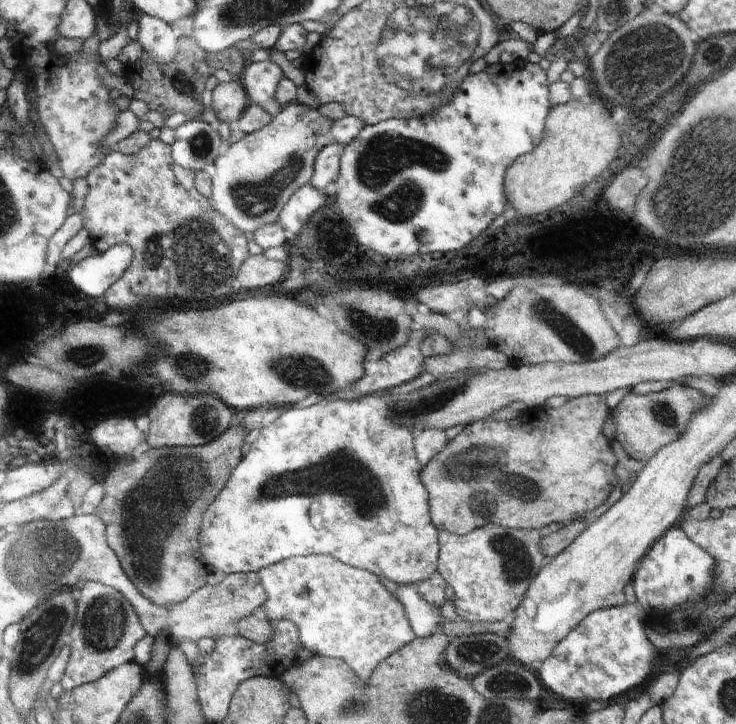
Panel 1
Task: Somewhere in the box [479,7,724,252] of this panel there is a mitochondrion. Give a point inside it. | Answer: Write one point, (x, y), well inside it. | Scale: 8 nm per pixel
(650, 56)

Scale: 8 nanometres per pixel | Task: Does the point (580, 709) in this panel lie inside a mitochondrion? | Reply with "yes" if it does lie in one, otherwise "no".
no

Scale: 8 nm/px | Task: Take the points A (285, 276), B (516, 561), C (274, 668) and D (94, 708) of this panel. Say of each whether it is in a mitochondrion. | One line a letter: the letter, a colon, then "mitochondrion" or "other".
A: other
B: mitochondrion
C: other
D: other

